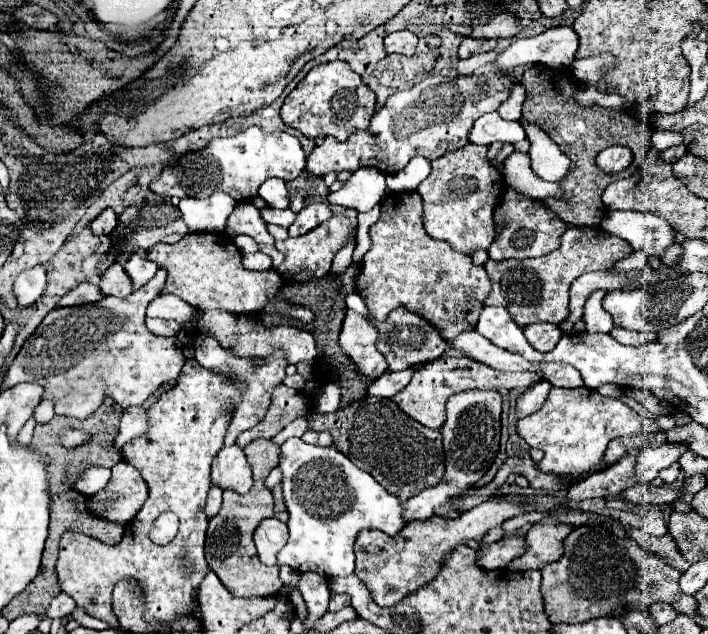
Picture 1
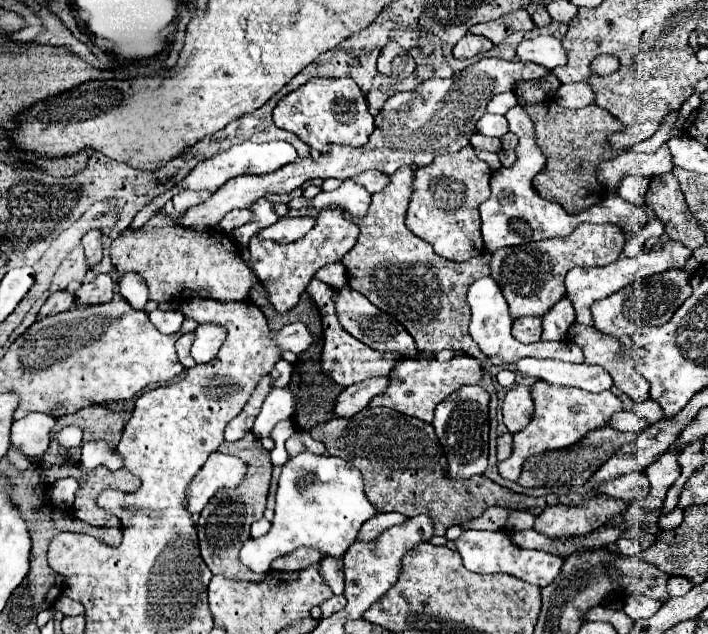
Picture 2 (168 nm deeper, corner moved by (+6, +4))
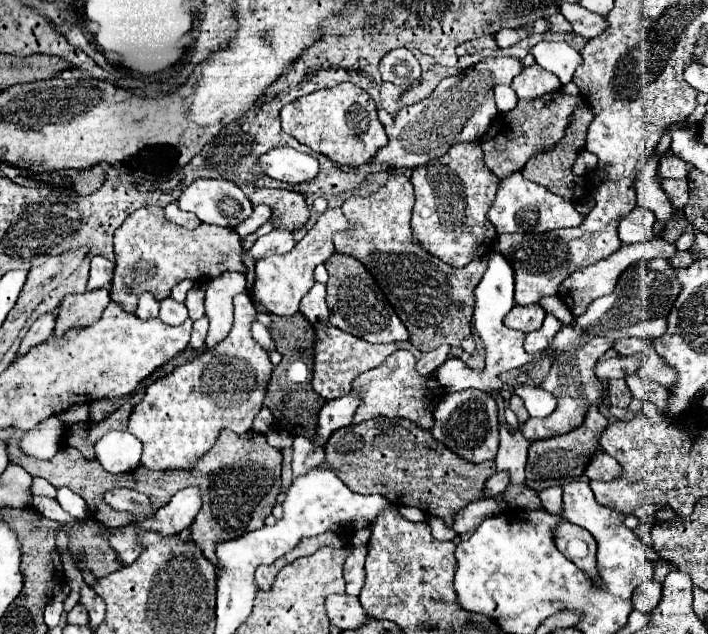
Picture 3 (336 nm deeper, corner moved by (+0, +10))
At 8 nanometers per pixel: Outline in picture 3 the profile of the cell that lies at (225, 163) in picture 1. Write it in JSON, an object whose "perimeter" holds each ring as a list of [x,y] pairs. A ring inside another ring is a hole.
{"perimeter":[[[277,146],[265,152],[255,164],[261,168],[263,174],[287,182],[291,186],[313,180],[319,170],[317,158],[297,152],[291,146]]]}

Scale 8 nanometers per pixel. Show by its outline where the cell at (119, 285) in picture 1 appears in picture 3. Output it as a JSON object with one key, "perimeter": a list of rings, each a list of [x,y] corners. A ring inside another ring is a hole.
{"perimeter":[[[103,286],[101,290],[91,290],[83,294],[69,294],[63,298],[57,314],[57,324],[55,324],[55,334],[63,334],[65,330],[73,326],[91,326],[95,324],[107,304],[111,302],[109,288]]]}

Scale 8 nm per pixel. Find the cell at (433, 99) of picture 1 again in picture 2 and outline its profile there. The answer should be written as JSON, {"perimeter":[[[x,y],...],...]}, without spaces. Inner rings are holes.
{"perimeter":[[[483,58],[453,78],[433,78],[417,86],[413,92],[403,92],[391,96],[383,110],[375,116],[375,132],[363,148],[351,146],[331,146],[329,154],[321,154],[319,160],[299,158],[295,164],[279,168],[279,172],[267,176],[239,176],[221,186],[207,202],[187,210],[179,218],[169,218],[171,222],[185,228],[213,228],[229,210],[233,208],[251,208],[255,200],[265,194],[287,194],[295,188],[301,188],[313,178],[339,178],[347,180],[359,172],[375,168],[387,176],[395,174],[401,166],[415,164],[423,168],[433,162],[435,156],[447,152],[459,152],[469,144],[469,138],[475,134],[477,120],[485,114],[489,100],[495,94],[511,90],[517,80],[539,80],[547,70],[539,64],[521,62],[521,60],[503,60],[503,58]]]}

